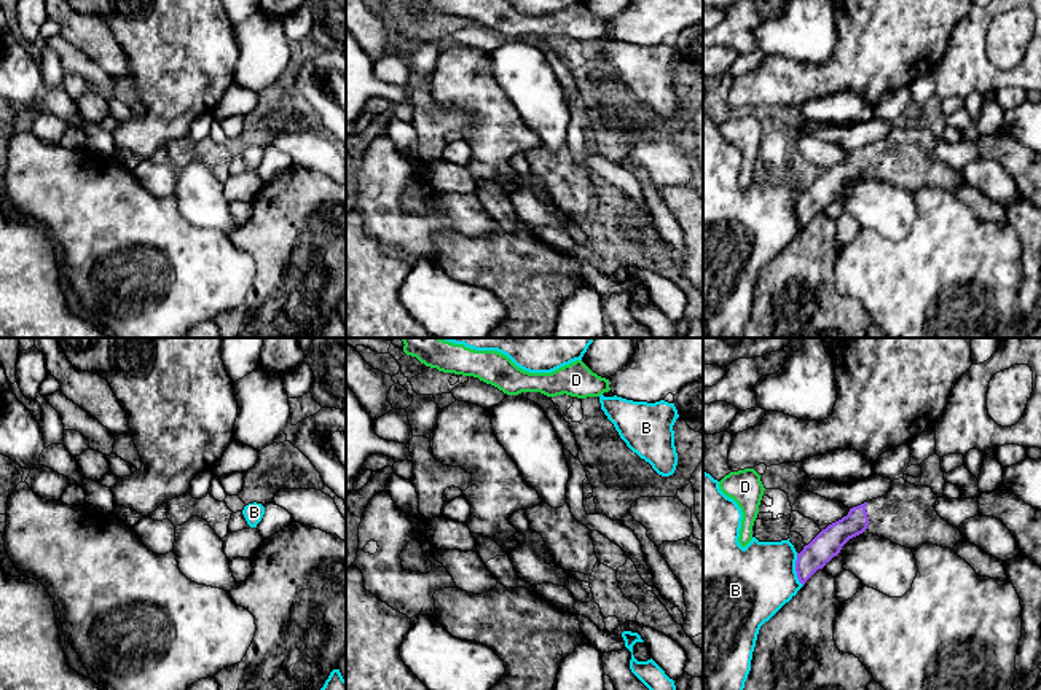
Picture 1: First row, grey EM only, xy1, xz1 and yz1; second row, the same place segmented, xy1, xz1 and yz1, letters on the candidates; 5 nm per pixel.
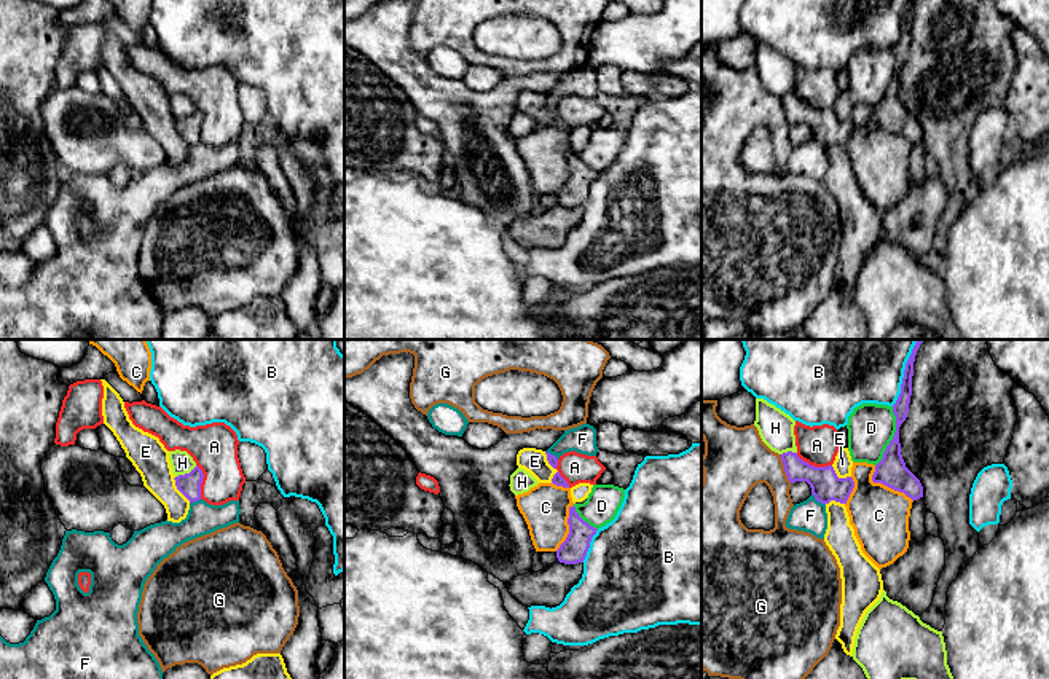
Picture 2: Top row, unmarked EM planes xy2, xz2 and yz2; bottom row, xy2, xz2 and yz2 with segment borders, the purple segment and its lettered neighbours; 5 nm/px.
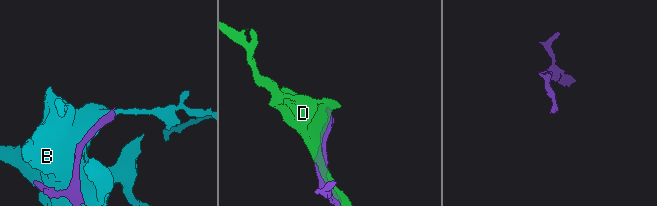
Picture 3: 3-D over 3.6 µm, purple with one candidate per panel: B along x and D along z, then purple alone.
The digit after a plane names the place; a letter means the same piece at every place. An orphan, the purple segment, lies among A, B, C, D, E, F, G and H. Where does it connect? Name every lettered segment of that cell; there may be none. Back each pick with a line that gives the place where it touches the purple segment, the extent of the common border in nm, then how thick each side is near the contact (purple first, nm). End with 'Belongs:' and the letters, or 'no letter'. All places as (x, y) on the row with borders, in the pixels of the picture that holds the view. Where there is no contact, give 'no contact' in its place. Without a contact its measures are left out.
Belongs: no letter

